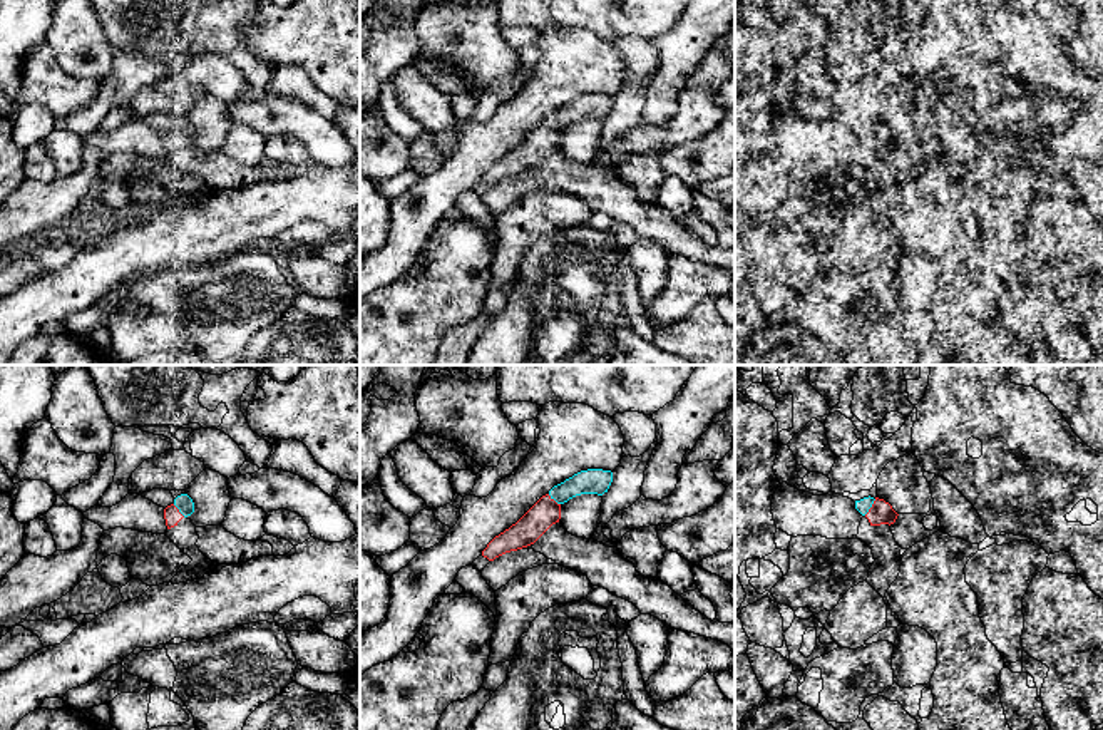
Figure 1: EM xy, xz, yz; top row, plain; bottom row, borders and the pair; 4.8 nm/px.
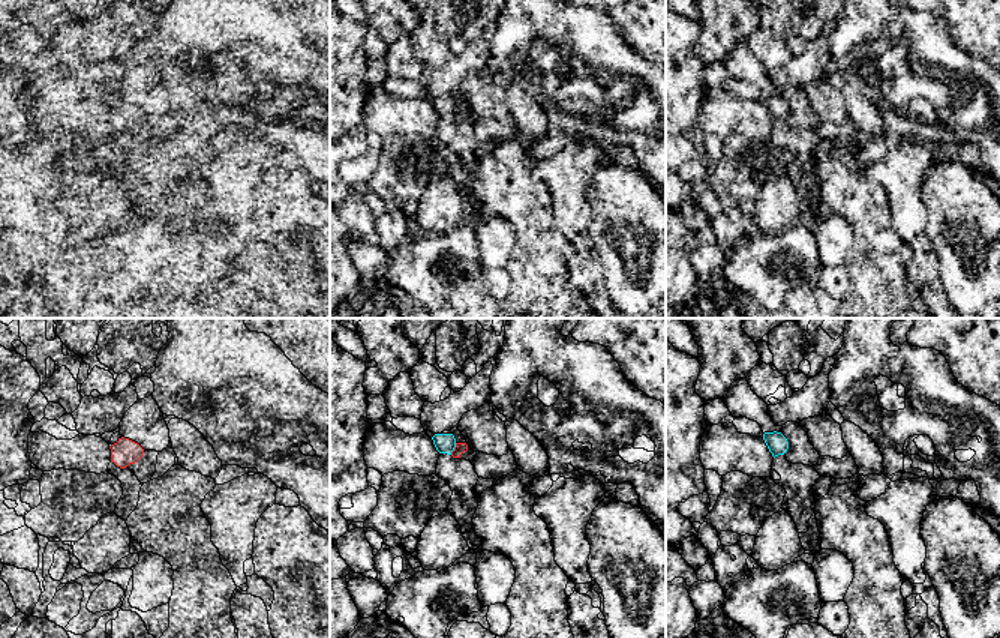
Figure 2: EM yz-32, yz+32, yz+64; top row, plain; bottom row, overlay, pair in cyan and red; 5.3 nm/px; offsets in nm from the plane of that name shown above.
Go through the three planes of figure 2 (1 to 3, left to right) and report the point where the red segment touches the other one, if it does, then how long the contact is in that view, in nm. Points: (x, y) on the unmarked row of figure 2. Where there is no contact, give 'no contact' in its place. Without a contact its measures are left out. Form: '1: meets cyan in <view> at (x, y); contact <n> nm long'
1: no contact
2: meets cyan in yz+32 at (453, 113); contact 70 nm long
3: no contact

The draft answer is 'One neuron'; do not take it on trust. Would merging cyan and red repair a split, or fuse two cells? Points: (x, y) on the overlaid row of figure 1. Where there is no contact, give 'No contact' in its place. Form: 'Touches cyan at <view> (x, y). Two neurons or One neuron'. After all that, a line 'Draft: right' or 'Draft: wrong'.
Touches cyan at yz (871, 506). One neuron
Draft: right

